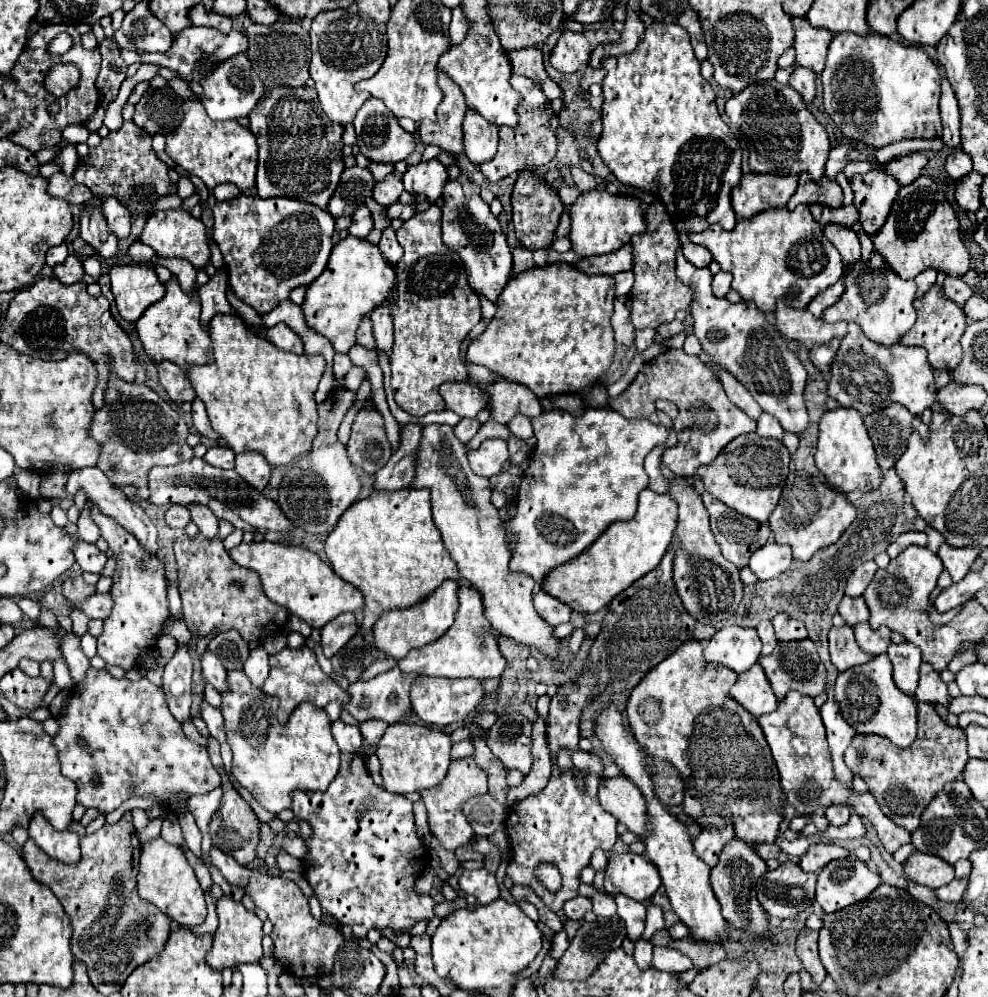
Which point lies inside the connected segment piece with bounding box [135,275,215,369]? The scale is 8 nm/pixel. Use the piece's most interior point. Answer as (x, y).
(170, 329)

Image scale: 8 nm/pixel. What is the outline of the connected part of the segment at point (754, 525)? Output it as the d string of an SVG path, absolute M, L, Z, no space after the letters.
M709 491L701 493L705 509L711 517L711 531L721 547L723 557L735 567L745 567L755 549L759 549L769 539L769 527L729 509L725 503L717 501Z

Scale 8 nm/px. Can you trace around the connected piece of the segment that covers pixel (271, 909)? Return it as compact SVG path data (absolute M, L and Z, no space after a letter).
M253 871L251 881L247 885L249 895L253 897L255 905L263 909L269 915L269 921L273 923L271 939L275 945L275 959L285 967L319 967L321 971L329 971L333 967L335 953L339 945L343 945L343 935L337 929L331 929L327 925L321 925L313 919L309 911L307 897L301 893L301 889L287 879L275 879L267 873Z

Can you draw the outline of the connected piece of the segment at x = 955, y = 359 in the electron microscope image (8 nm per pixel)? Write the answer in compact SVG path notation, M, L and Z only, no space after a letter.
M933 285L923 297L917 297L915 299L915 309L917 309L917 321L915 325L901 337L899 343L903 345L921 345L927 349L929 353L929 365L933 369L945 369L945 371L953 371L959 361L961 361L961 355L963 355L963 349L961 349L961 335L967 327L967 317L963 313L963 309L951 301L941 285Z

